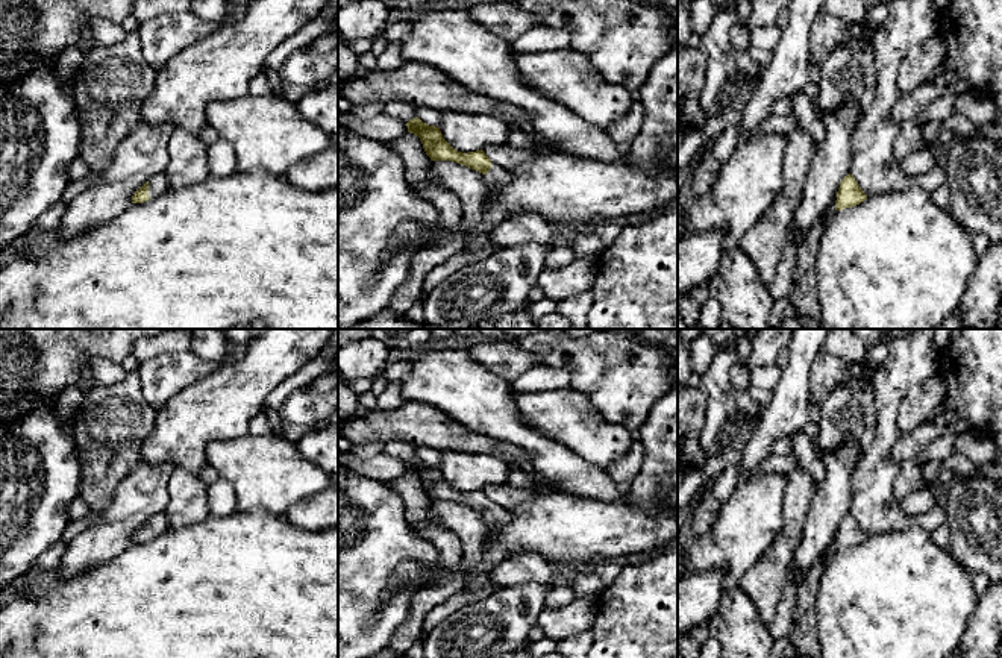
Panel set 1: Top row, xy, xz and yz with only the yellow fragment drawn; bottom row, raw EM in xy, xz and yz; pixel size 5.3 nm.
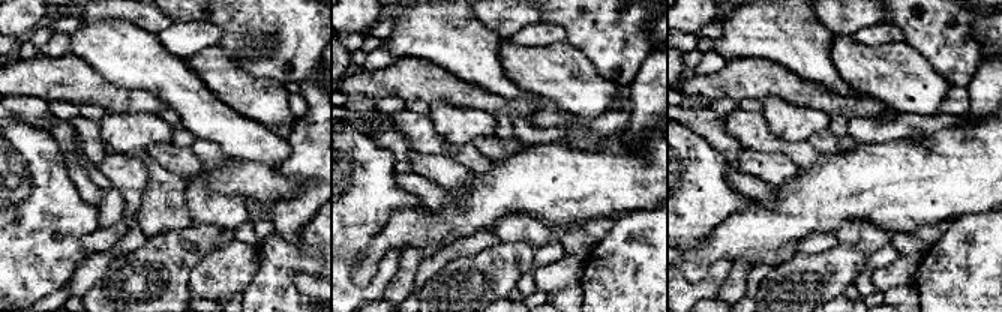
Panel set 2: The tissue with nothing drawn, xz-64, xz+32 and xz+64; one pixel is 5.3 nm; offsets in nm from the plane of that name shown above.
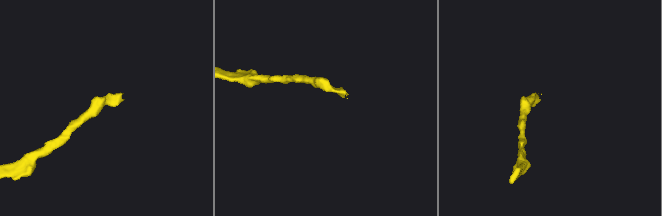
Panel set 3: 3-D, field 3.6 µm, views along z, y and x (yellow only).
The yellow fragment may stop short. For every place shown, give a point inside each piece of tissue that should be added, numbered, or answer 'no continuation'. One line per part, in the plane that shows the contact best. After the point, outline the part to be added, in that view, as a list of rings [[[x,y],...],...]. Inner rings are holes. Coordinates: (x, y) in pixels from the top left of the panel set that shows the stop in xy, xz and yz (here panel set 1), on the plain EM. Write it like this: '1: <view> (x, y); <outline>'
1: xy (158, 523); [[[158,512],[149,519],[149,535],[150,538],[161,535],[168,529],[168,520],[164,512]]]

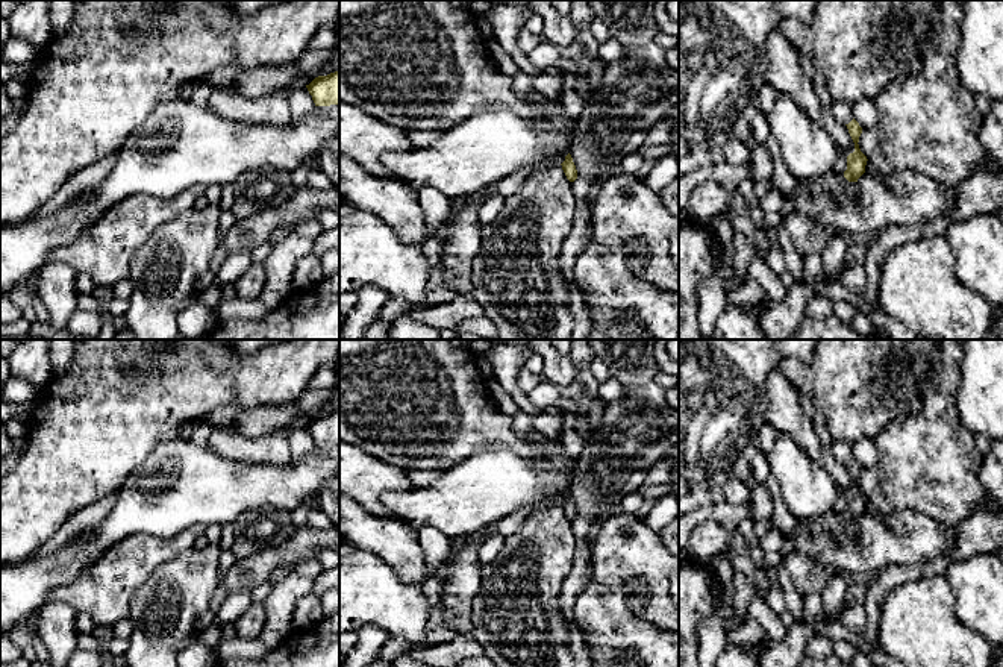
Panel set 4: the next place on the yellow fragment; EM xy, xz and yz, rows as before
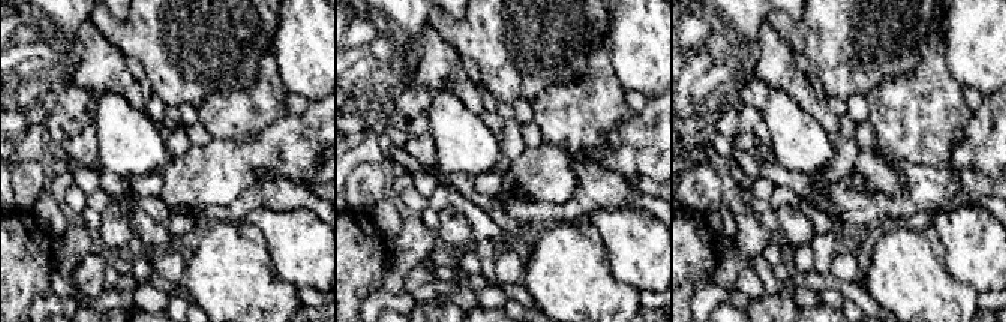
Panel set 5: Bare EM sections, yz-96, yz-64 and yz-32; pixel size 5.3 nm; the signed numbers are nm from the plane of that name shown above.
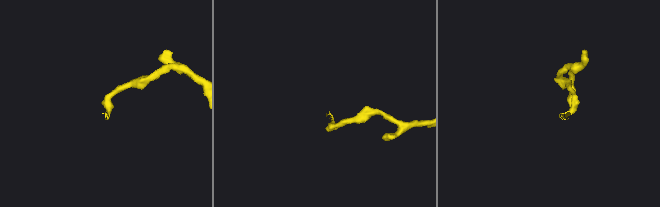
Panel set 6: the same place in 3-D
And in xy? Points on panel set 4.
no continuation

